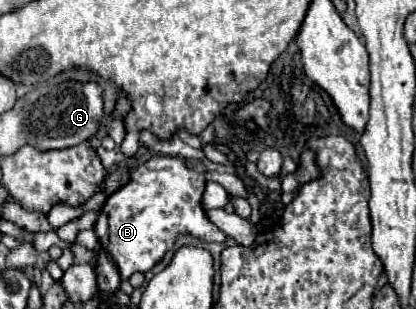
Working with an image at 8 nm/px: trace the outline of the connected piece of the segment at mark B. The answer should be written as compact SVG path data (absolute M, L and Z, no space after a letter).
M160 155L142 163L132 173L130 181L106 199L94 225L94 233L118 265L122 279L128 279L136 271L146 273L148 269L152 269L174 245L176 235L180 233L200 237L204 241L226 241L226 235L208 221L204 209L200 207L204 187L210 181L222 185L230 196L247 199L249 195L244 183L235 174L216 173L208 169L196 171L188 167L188 163L180 157Z

